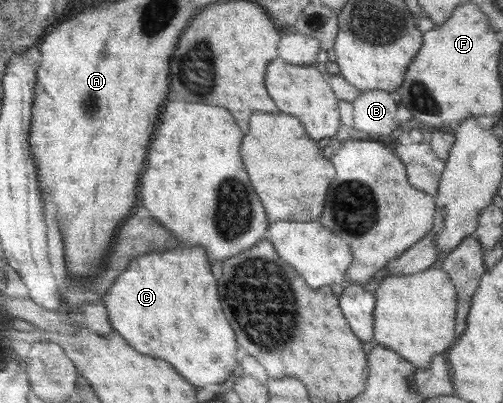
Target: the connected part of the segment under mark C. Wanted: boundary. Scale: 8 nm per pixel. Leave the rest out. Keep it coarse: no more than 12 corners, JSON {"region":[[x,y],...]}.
{"region":[[205,247],[137,257],[105,300],[139,352],[221,387],[240,364]]}

